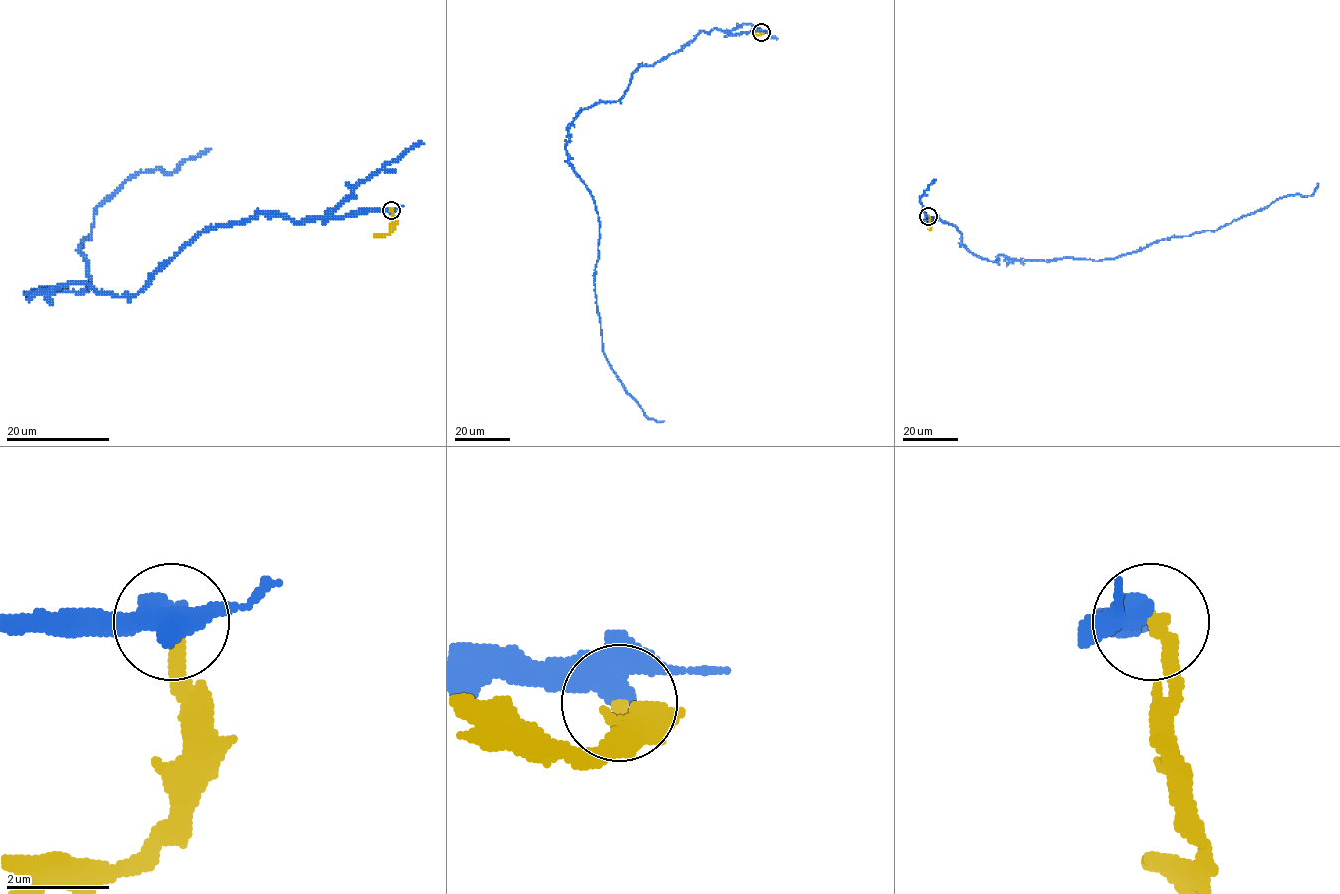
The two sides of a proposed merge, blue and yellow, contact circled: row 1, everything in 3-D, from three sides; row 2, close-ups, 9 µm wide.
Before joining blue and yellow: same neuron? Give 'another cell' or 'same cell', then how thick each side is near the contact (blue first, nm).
another cell; 360 nm thick on the blue side, 300 nm on the other

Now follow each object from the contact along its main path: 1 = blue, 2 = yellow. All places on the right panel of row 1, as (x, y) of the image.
1: (928, 215), (989, 260), (1094, 260), (1216, 230), (1282, 197), (1311, 195), (1317, 183)
2: (928, 216), (930, 228), (928, 229)

